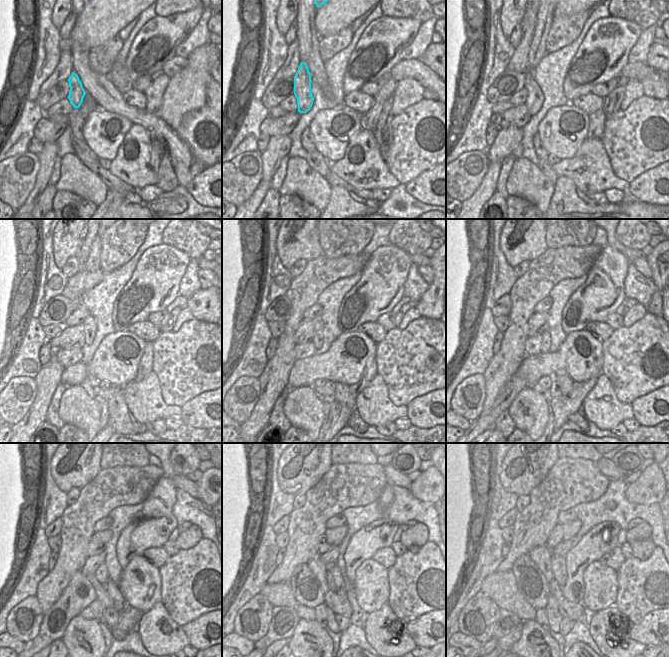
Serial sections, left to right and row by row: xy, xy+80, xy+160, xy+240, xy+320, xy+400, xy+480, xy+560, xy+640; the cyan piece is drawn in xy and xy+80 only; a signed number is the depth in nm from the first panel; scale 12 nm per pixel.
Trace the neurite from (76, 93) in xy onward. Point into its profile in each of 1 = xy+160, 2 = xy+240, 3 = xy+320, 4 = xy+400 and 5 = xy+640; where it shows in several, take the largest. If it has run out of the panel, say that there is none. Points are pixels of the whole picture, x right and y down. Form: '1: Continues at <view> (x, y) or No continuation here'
1: Continues at xy+160 (534, 100)
2: Continues at xy+240 (92, 263)
3: Continues at xy+320 (317, 340)
4: Continues at xy+400 (546, 340)
5: Continues at xy+640 (554, 617).

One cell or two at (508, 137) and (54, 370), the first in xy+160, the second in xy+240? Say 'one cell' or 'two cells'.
two cells

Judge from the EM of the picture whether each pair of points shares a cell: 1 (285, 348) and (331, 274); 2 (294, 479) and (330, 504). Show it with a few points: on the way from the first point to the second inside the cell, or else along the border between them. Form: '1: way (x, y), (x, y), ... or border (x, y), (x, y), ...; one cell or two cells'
1: way (290, 329), (296, 317), (299, 303), (312, 290); one cell
2: border (325, 472), (321, 479), (304, 494); two cells

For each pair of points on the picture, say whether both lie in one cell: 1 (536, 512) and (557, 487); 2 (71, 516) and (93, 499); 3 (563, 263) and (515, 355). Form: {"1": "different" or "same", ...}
{"1": "same", "2": "same", "3": "same"}

